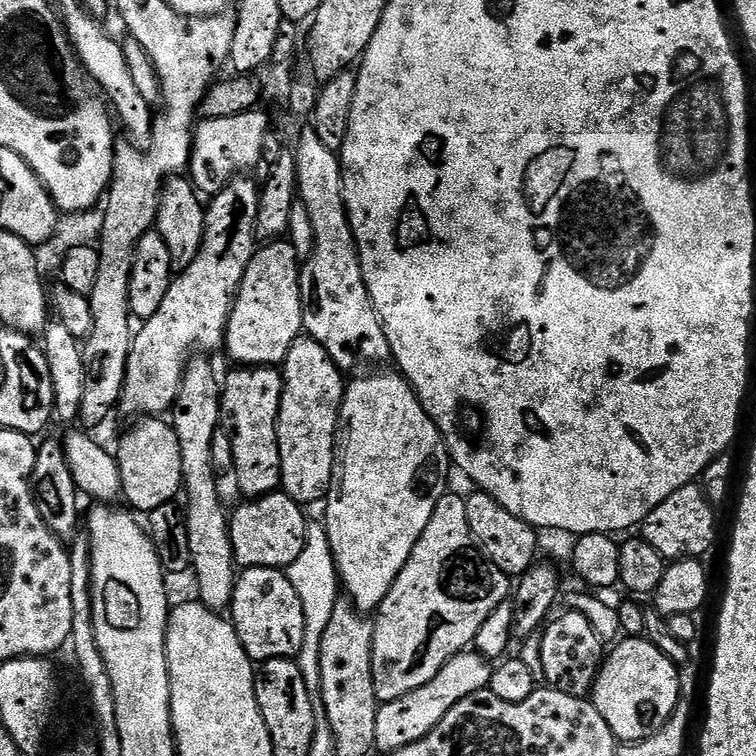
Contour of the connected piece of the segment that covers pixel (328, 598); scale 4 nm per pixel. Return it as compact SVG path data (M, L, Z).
M309 519L306 530L306 546L298 558L286 570L286 575L294 590L298 590L298 598L302 602L302 610L306 618L304 645L298 657L298 663L309 692L316 694L320 690L320 643L322 630L326 630L326 622L330 622L330 614L334 614L336 601L341 599L342 585L336 575L336 559L330 550L328 535L319 519Z

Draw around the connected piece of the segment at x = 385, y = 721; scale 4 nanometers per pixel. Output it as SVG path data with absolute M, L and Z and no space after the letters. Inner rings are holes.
M465 650L460 652L426 686L418 686L418 690L410 690L397 700L385 700L378 707L378 723L374 729L376 739L375 751L377 753L391 754L394 750L402 750L430 734L446 714L450 714L452 708L459 708L462 698L470 698L470 694L482 692L488 688L488 683L492 677L493 665L485 660L479 652L475 650Z

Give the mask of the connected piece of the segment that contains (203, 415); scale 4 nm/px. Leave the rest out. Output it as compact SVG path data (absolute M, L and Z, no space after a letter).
M192 358L184 366L184 377L176 395L176 403L170 412L172 429L178 434L178 446L182 446L183 495L188 495L186 523L192 555L191 571L196 572L196 588L201 604L213 610L224 610L232 603L232 591L236 585L238 565L232 559L232 539L228 537L229 513L220 505L220 488L216 485L218 473L210 458L210 442L221 427L220 393L222 384L212 377L207 359Z

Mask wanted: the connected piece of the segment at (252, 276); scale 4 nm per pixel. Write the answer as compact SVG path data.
M277 238L257 247L252 260L246 266L240 289L228 315L228 325L224 331L223 347L228 348L228 356L240 366L280 366L283 365L290 346L299 340L304 327L304 307L300 301L300 264L296 260L296 248L287 244L287 239Z

